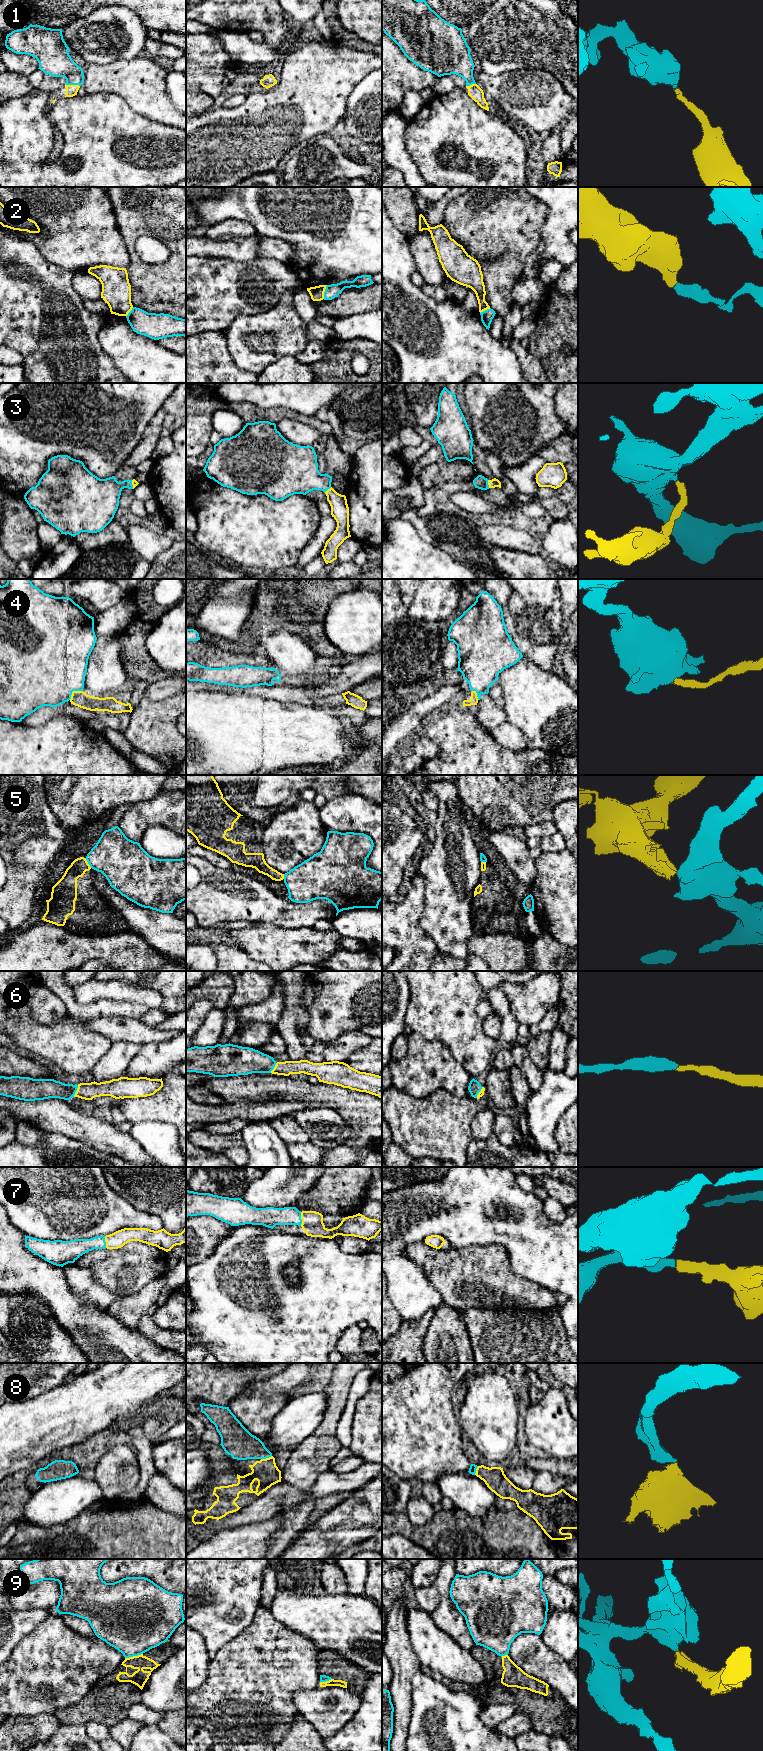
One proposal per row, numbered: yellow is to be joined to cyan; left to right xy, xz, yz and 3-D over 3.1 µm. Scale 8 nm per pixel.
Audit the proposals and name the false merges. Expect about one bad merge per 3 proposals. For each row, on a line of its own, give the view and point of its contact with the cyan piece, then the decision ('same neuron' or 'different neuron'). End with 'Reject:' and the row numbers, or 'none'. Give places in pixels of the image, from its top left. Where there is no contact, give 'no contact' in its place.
1: meets cyan in xy at (72, 84); same neuron
2: meets cyan in xz at (324, 292); different neuron
3: meets cyan in yz at (487, 484); same neuron
4: meets cyan in xy at (73, 690); different neuron
5: meets cyan in xy at (88, 863); different neuron
6: meets cyan in xy at (75, 1091); same neuron
7: meets cyan in xz at (301, 1219); same neuron
8: meets cyan in xz at (266, 1457); same neuron
9: meets cyan in xy at (133, 1655); different neuron
Reject: 2, 4, 5, 9

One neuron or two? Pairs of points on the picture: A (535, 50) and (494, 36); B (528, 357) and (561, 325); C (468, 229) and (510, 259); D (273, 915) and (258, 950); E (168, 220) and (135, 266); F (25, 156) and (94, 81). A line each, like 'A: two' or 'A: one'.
A: one
B: two
C: one
D: two
E: one
F: two

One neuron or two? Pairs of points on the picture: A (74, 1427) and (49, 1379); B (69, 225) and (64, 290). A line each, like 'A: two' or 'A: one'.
A: two
B: two

